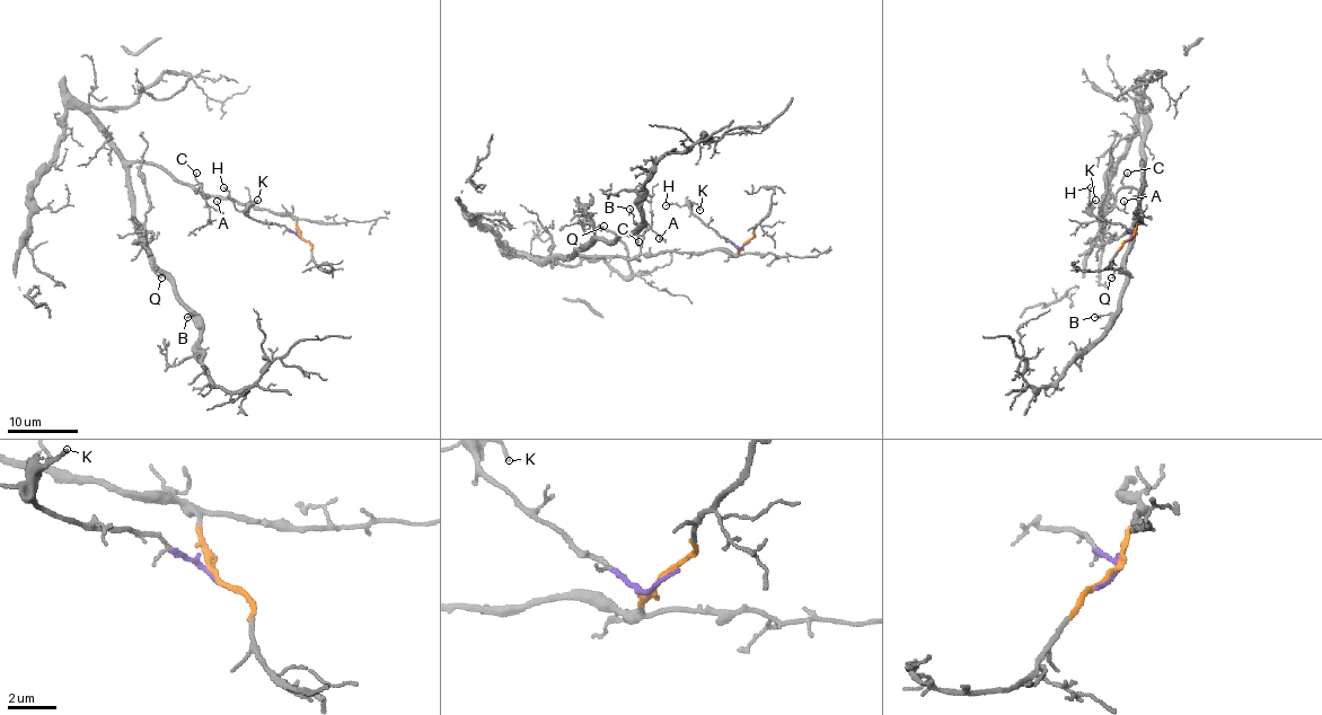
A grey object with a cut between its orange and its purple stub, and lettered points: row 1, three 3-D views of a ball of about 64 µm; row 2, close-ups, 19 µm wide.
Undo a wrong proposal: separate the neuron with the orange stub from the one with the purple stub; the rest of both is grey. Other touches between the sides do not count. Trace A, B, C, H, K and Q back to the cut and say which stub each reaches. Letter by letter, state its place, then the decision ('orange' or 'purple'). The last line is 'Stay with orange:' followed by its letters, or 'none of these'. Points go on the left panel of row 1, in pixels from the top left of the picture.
A: place (217, 201); orange
B: place (187, 317); orange
C: place (196, 173); orange
H: place (223, 187); purple
K: place (257, 200); purple
Q: place (161, 277); orange
Stay with orange: A, B, C, Q

